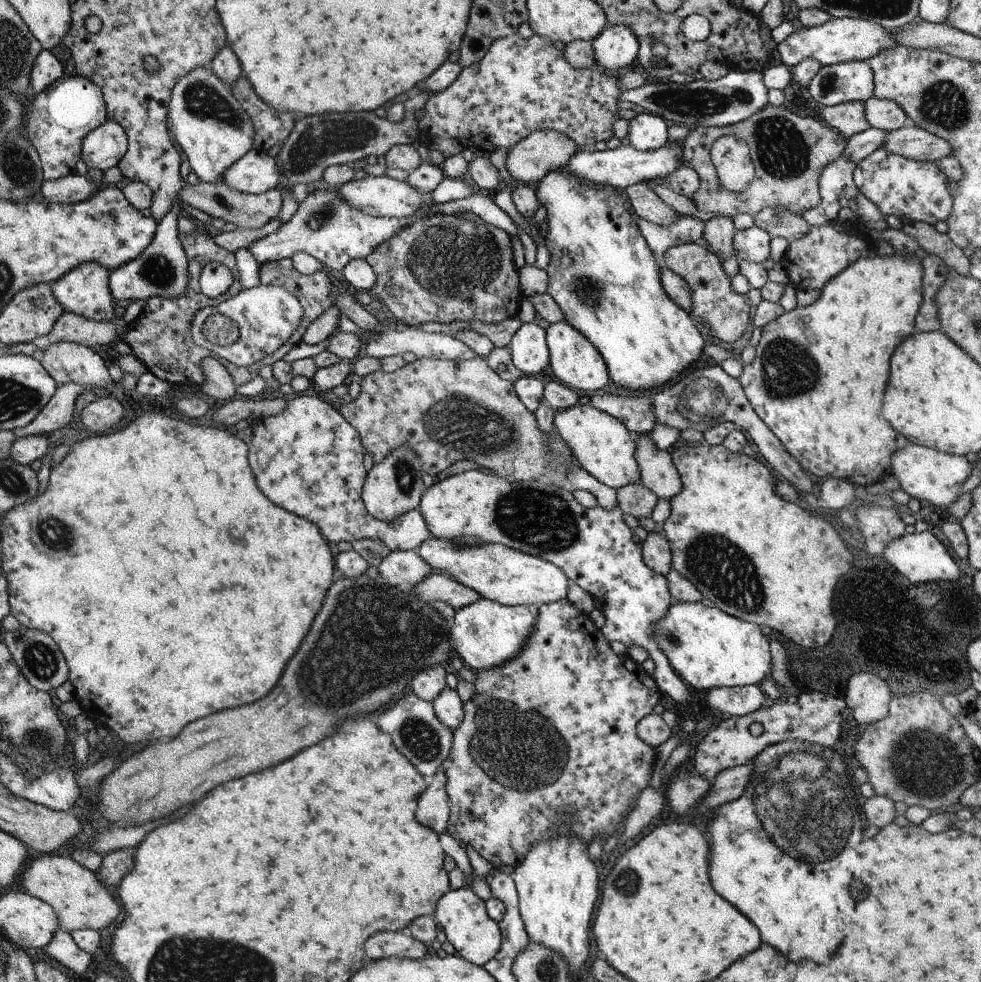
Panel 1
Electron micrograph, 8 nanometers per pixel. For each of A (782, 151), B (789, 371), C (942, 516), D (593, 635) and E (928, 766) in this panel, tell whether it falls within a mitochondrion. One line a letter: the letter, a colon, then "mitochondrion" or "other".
A: mitochondrion
B: mitochondrion
C: other
D: other
E: mitochondrion

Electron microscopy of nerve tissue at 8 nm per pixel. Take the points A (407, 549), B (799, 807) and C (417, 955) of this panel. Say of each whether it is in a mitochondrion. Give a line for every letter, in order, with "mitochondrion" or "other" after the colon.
A: other
B: mitochondrion
C: other

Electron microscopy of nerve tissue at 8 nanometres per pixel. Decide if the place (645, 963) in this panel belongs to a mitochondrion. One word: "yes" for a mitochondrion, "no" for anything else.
no

